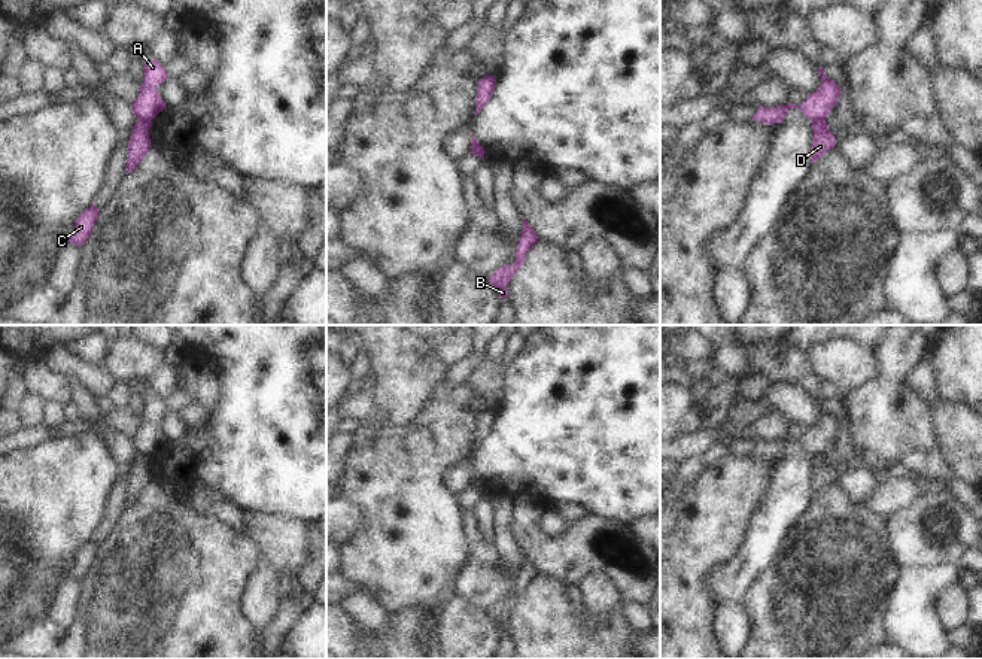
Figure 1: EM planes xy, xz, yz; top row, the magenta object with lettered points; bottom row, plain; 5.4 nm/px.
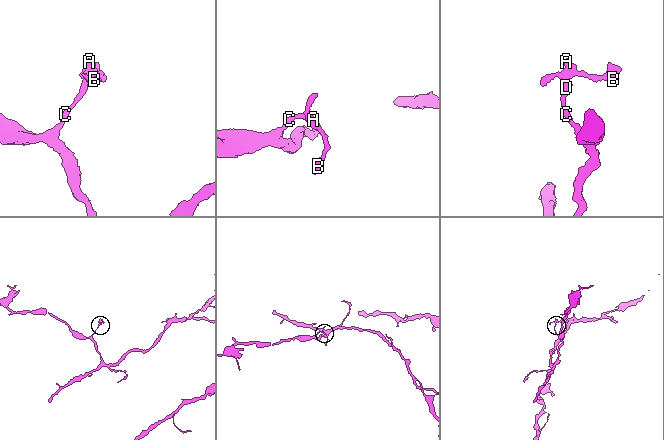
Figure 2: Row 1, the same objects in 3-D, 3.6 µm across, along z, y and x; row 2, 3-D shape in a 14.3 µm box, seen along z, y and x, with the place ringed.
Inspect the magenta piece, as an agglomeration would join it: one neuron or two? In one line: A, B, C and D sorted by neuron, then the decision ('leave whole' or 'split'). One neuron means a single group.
A B / C D | split

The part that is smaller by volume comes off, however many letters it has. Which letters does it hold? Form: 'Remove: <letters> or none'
Remove: A, B

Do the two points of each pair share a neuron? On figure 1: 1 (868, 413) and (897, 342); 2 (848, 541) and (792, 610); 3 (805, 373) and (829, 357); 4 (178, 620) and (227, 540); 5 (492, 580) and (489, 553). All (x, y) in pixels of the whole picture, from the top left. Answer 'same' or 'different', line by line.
1: different
2: same
3: different
4: same
5: same

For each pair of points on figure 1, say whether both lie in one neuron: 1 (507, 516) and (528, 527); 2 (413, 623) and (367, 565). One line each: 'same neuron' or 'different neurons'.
1: different neurons
2: different neurons

